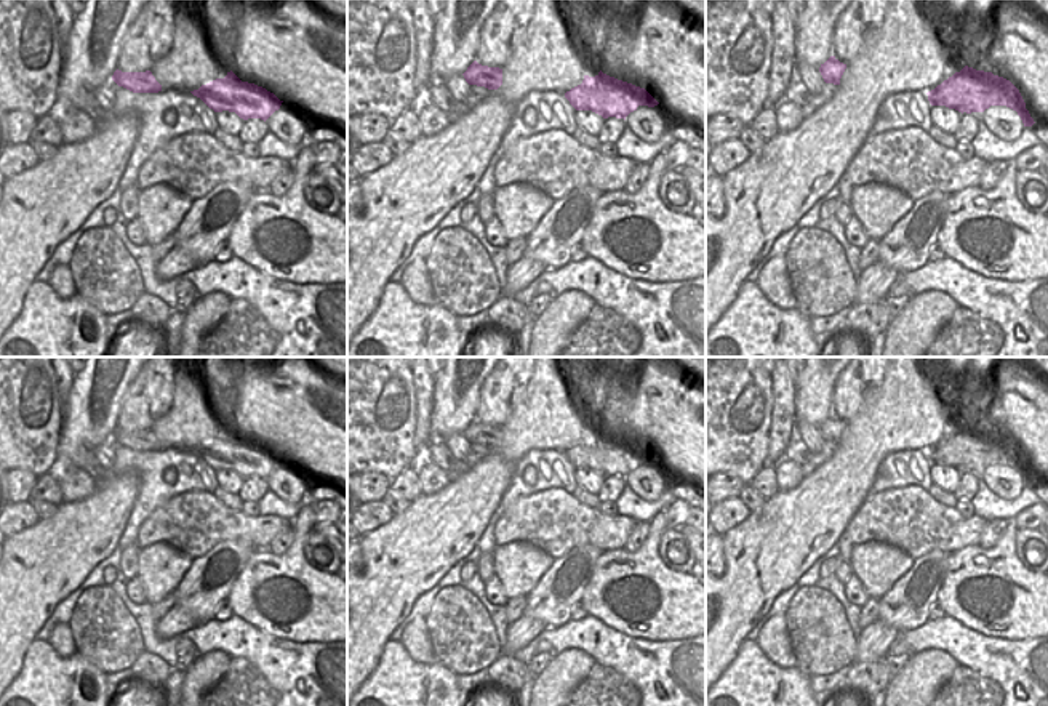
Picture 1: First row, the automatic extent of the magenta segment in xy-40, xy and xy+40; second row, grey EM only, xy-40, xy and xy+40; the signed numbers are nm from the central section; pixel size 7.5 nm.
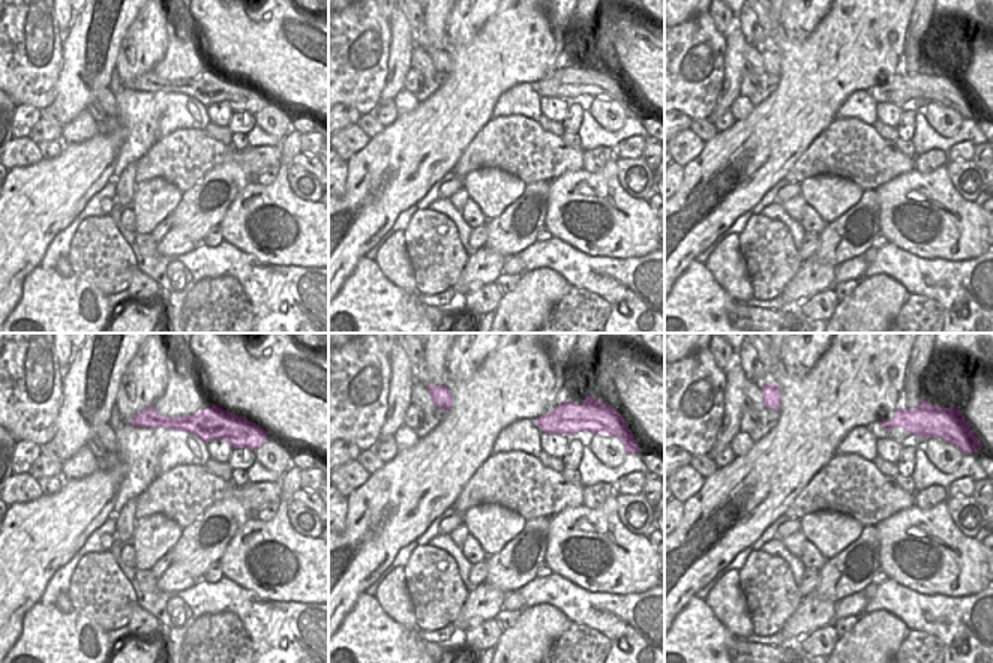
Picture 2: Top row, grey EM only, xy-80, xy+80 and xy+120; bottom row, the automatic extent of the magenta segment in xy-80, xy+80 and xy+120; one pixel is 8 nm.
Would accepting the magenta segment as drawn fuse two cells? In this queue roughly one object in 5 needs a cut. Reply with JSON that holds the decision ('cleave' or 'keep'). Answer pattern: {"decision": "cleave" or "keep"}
{"decision": "cleave"}

